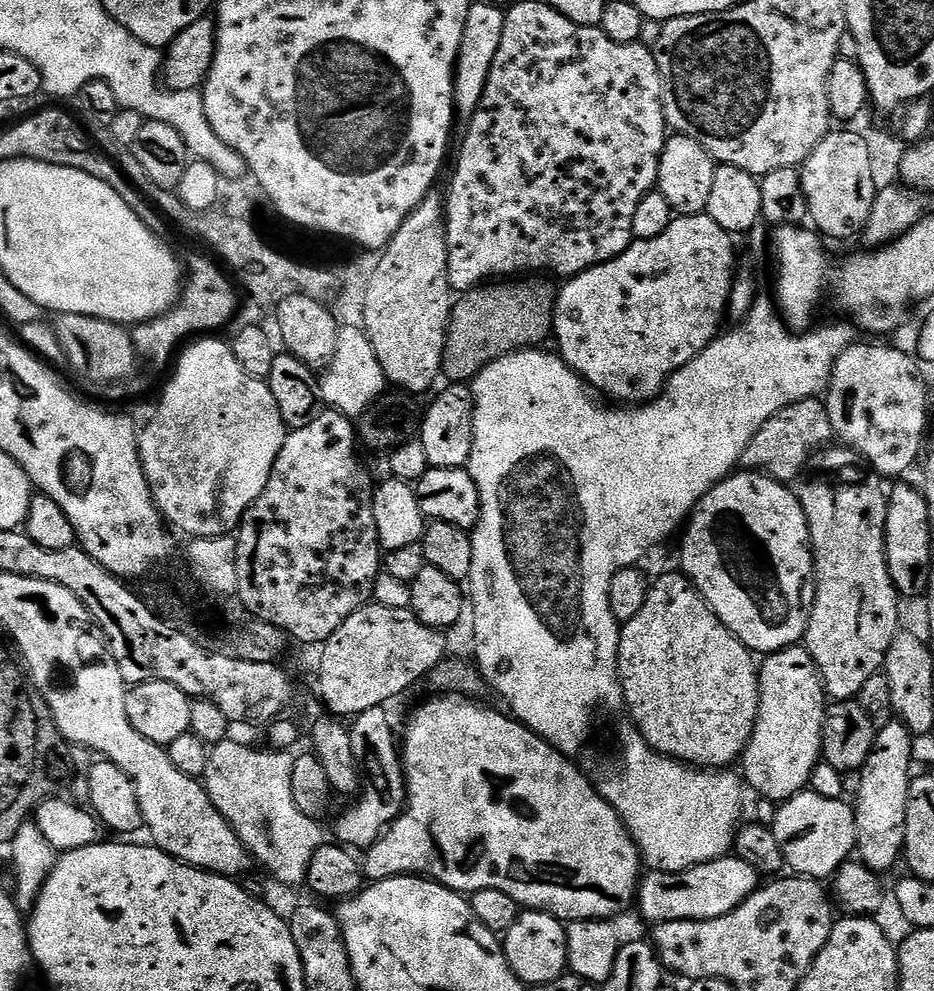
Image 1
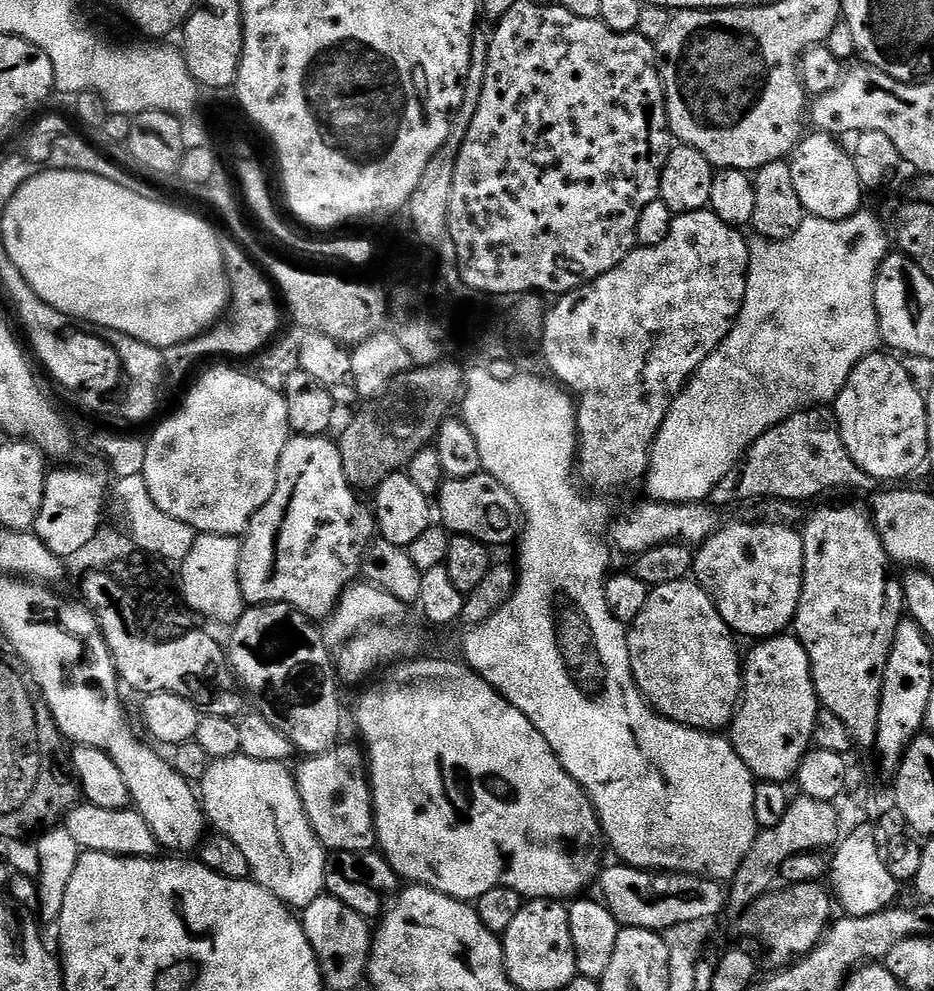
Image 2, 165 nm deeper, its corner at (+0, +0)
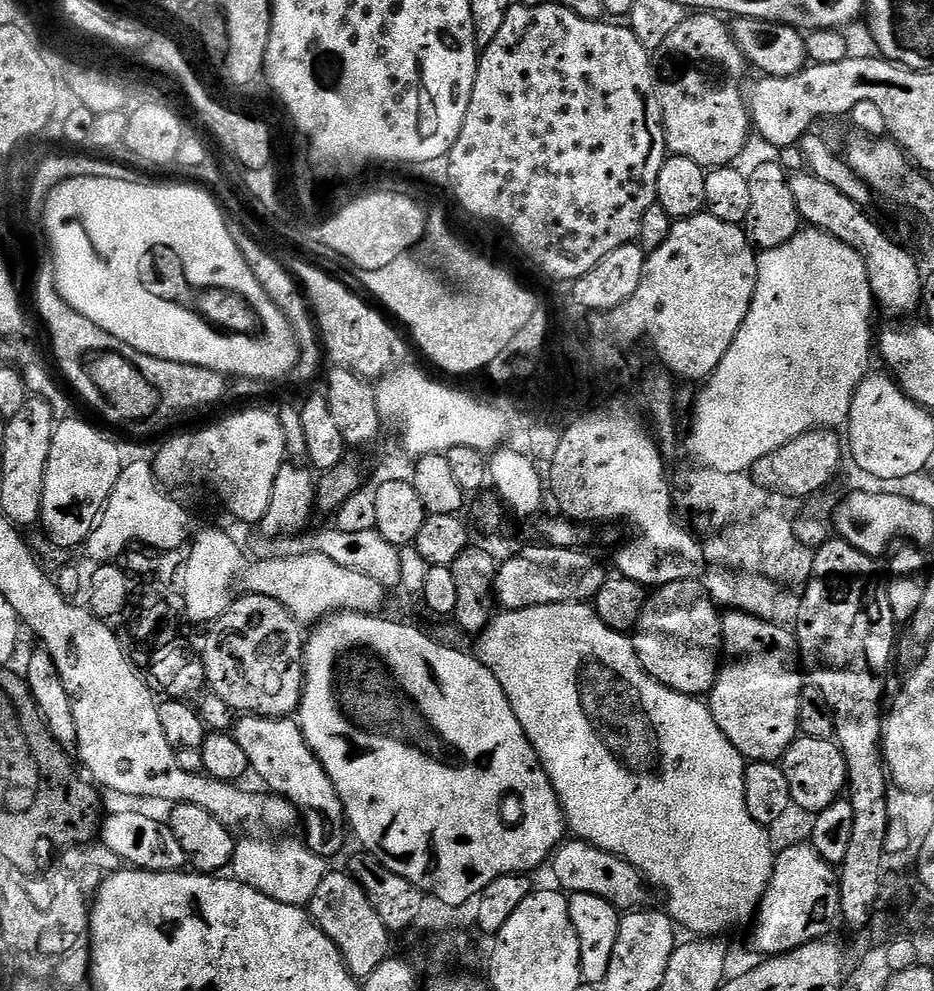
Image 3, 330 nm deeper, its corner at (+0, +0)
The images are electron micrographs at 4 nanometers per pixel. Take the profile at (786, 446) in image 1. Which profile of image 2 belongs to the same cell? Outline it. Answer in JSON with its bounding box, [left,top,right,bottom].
[708,406,880,510]

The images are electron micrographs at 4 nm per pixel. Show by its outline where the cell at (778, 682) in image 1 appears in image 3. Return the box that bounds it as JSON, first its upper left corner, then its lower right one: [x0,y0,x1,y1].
[710,610,806,761]

